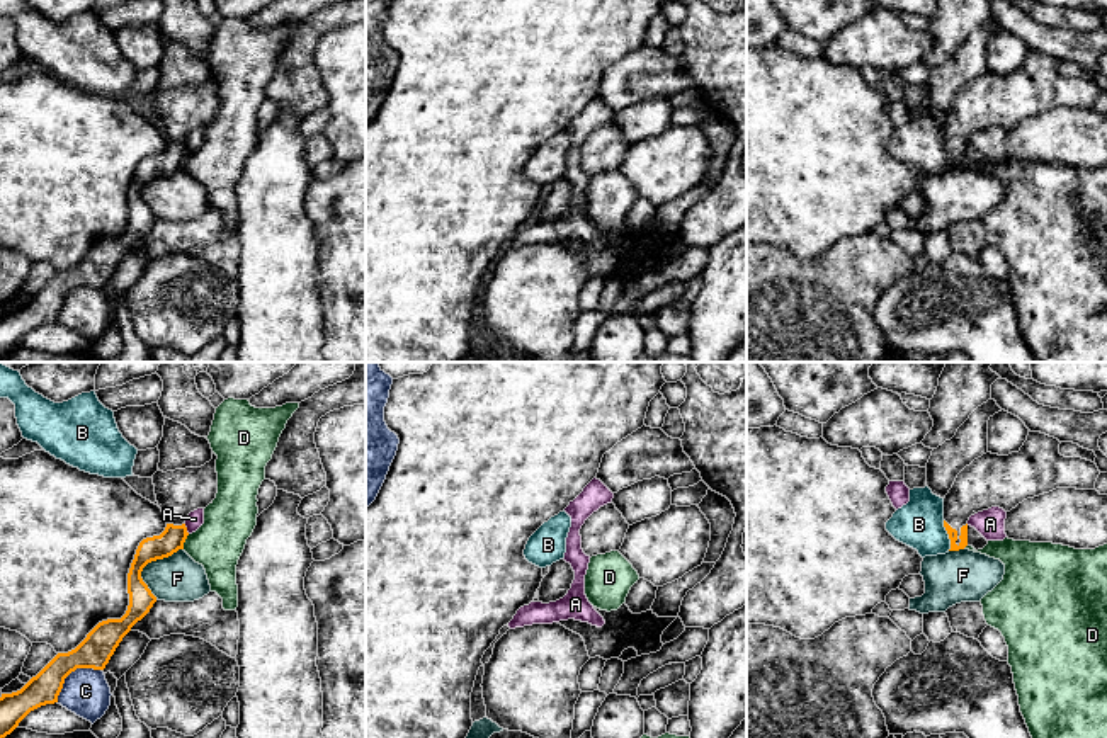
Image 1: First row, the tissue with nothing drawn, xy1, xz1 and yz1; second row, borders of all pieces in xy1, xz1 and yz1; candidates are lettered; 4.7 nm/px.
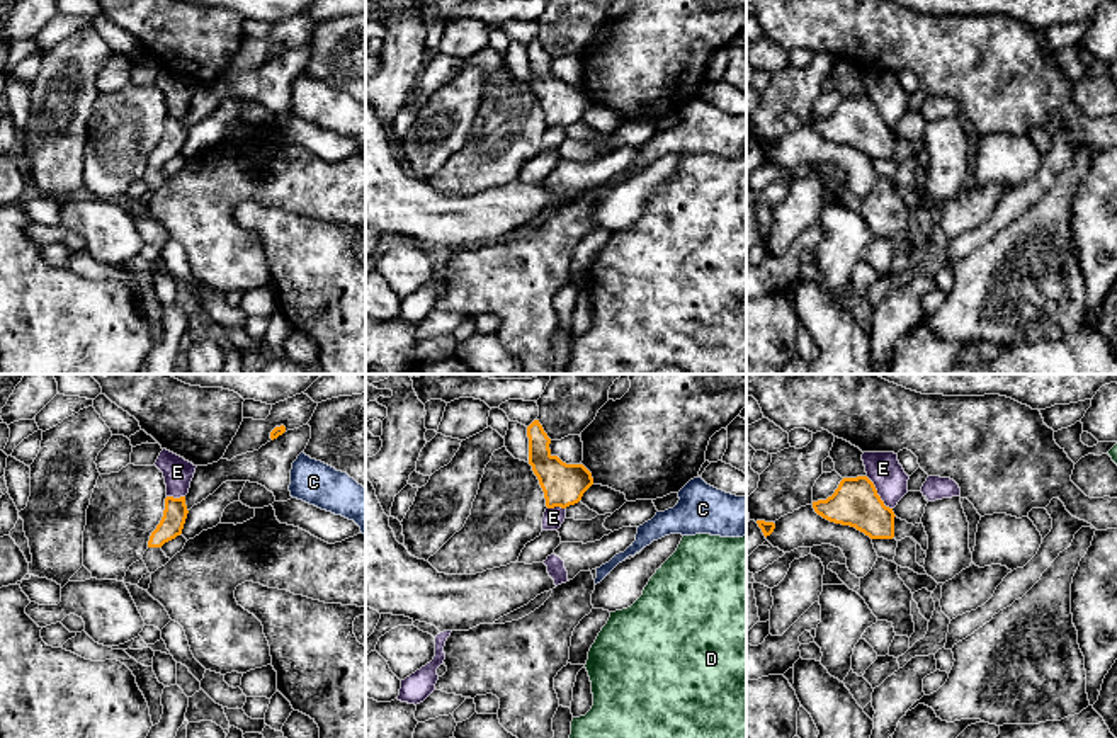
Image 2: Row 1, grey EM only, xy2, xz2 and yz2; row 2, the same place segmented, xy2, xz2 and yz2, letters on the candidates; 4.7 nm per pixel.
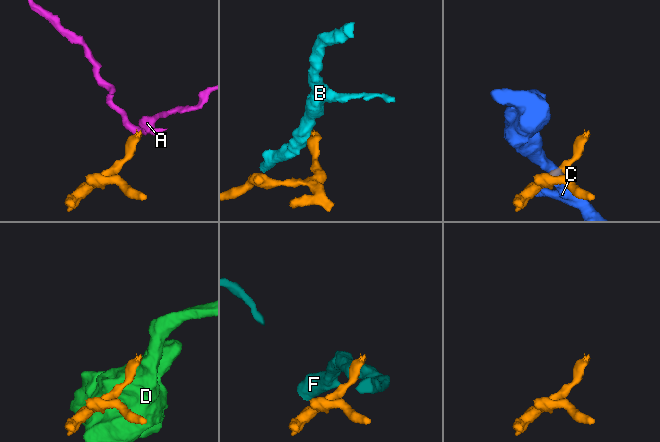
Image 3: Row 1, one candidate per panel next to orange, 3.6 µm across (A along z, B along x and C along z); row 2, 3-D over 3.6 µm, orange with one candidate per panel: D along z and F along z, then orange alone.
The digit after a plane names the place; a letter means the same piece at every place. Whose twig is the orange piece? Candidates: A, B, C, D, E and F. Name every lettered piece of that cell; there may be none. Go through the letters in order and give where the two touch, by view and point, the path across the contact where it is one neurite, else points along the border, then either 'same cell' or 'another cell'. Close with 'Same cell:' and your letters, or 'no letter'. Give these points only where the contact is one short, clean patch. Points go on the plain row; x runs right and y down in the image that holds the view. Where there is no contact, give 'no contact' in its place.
A: xy1 (186, 147) | along xy1 (184, 141), (189, 152) | another cell
B: yz1 (949, 155) | along yz1 (942, 140), (948, 150), (949, 169) | another cell
C: xy1 (72, 289) | along xy1 (101, 288), (75, 288), (65, 298), (56, 320) | another cell
D: xy1 (184, 160) | along xy1 (189, 153), (182, 167) | another cell
E: yz2 (876, 113) | along yz2 (866, 96), (879, 118), (891, 128) | another cell
F: xy1 (148, 181) | along xy1 (182, 167), (152, 179), (143, 187), (141, 199), (155, 216) | another cell
Same cell: no letter

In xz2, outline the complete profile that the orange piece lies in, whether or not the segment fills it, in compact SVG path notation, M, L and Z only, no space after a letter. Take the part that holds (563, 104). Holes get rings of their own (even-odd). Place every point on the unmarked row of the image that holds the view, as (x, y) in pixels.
M539 39L527 46L529 83L544 111L546 126L566 128L581 119L583 112L593 104L592 92L583 83L566 83L551 73L551 58Z

